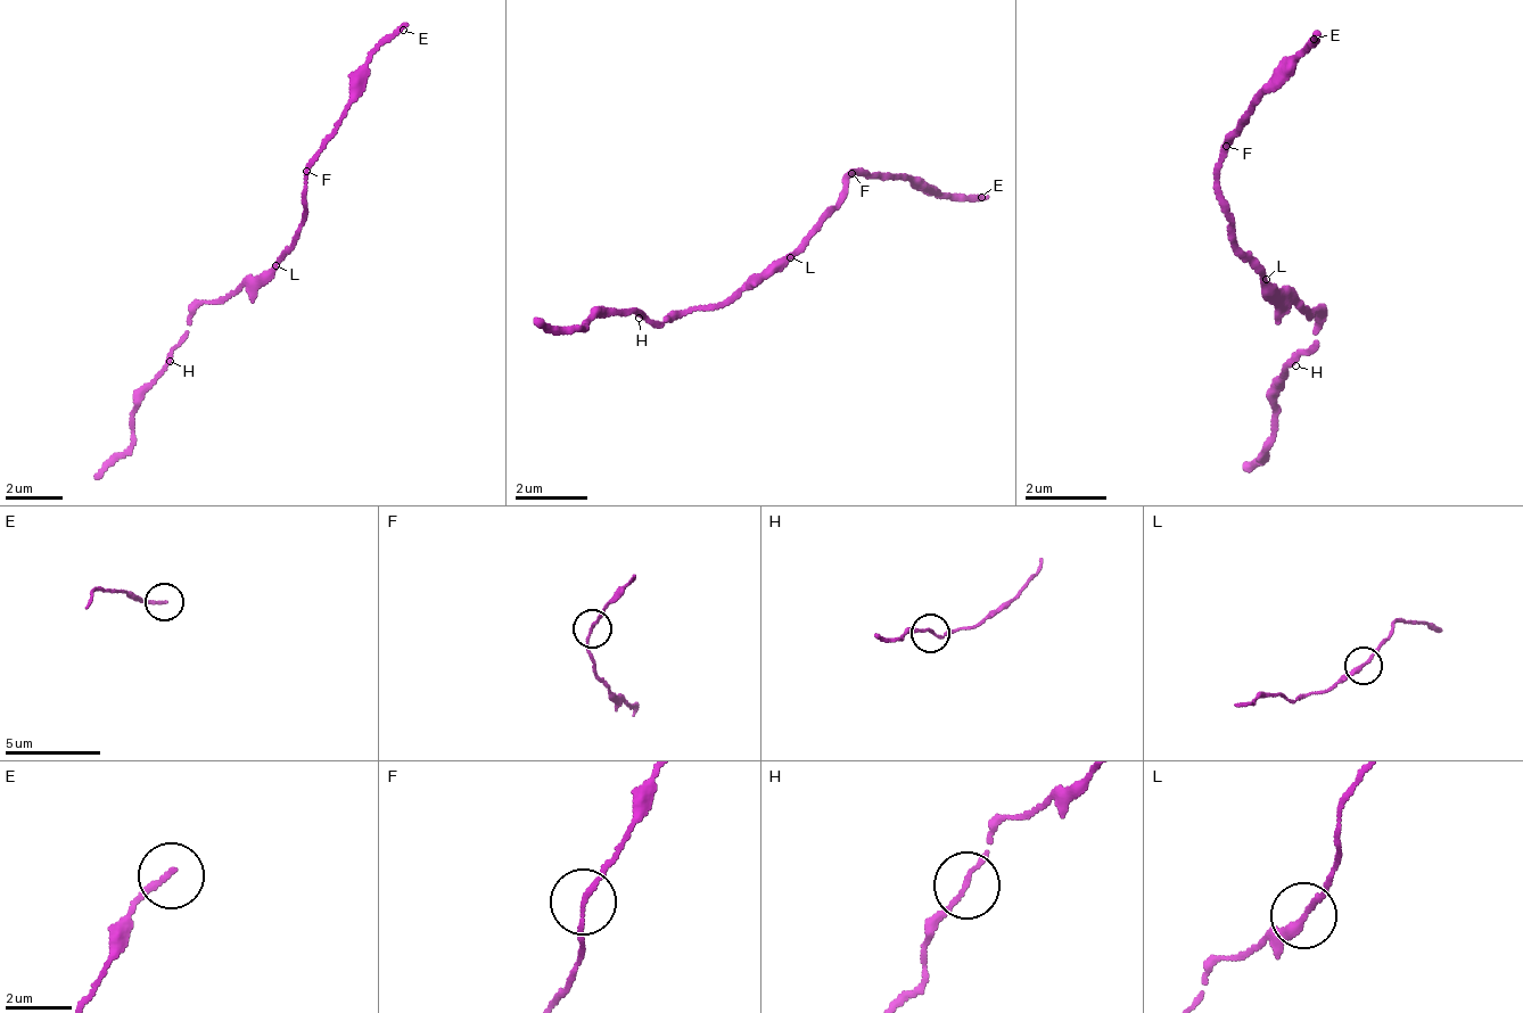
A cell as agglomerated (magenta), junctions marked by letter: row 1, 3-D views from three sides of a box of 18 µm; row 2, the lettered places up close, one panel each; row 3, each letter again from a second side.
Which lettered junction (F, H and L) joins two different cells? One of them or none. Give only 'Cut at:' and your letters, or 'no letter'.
Cut at: no letter

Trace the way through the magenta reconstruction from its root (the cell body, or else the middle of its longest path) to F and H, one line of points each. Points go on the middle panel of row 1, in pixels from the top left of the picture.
F: (790, 257), (825, 208), (836, 205), (853, 172), (854, 176)
H: (790, 257), (772, 260), (721, 301), (692, 306), (682, 318), (672, 313), (659, 323), (640, 314), (639, 318)

